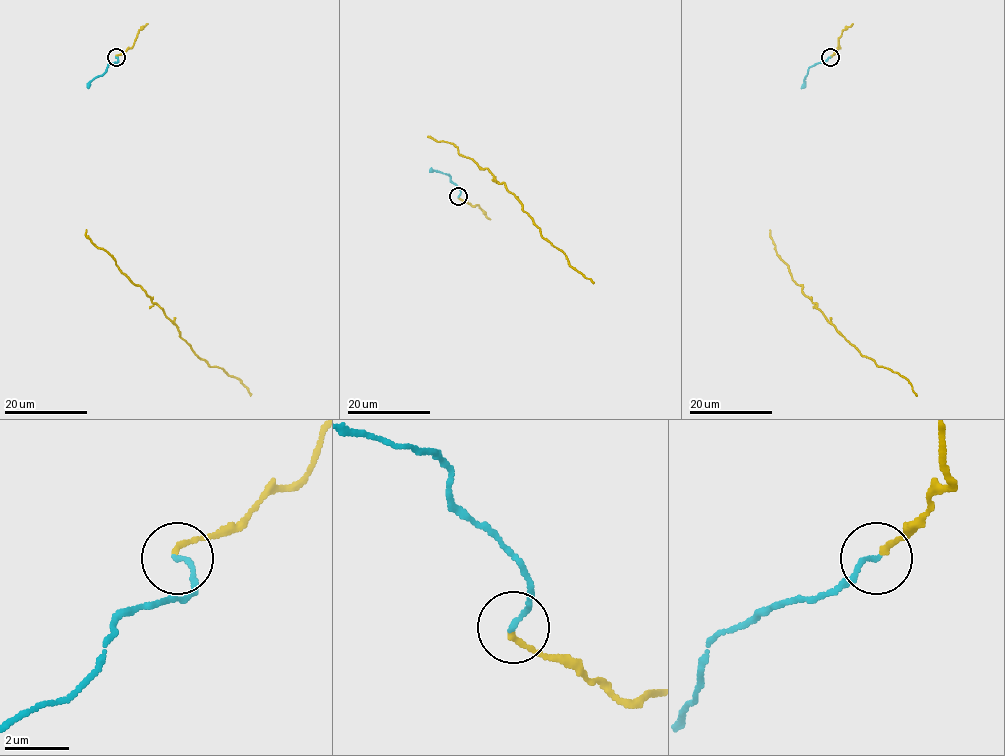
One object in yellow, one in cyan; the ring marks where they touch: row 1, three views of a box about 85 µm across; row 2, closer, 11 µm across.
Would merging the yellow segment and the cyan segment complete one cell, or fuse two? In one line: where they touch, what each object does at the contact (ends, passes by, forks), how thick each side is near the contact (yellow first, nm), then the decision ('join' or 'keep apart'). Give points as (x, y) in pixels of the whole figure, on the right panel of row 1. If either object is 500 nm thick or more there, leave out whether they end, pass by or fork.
(830, 57) | yellow ends | cyan ends | 170/150 nm | join

